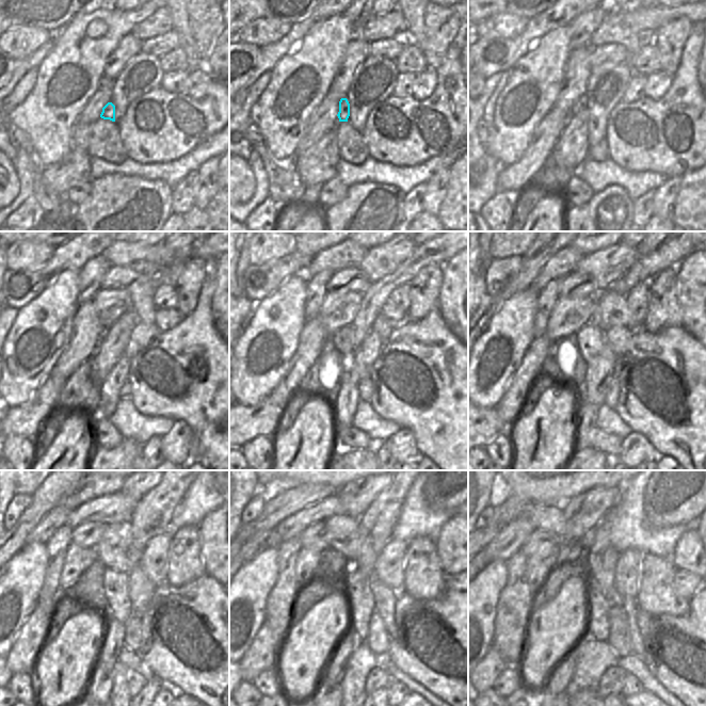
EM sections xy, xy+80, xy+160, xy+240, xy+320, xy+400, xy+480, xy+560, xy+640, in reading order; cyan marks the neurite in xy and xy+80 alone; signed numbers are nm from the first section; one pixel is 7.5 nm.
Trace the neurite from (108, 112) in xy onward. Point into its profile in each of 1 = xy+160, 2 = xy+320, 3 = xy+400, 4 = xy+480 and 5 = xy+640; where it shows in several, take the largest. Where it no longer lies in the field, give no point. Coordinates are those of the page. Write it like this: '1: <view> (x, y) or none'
1: xy+160 (581, 105)
2: xy+320 (341, 340)
3: xy+400 (591, 340)
4: xy+480 (115, 582)
5: xy+640 (597, 626)

